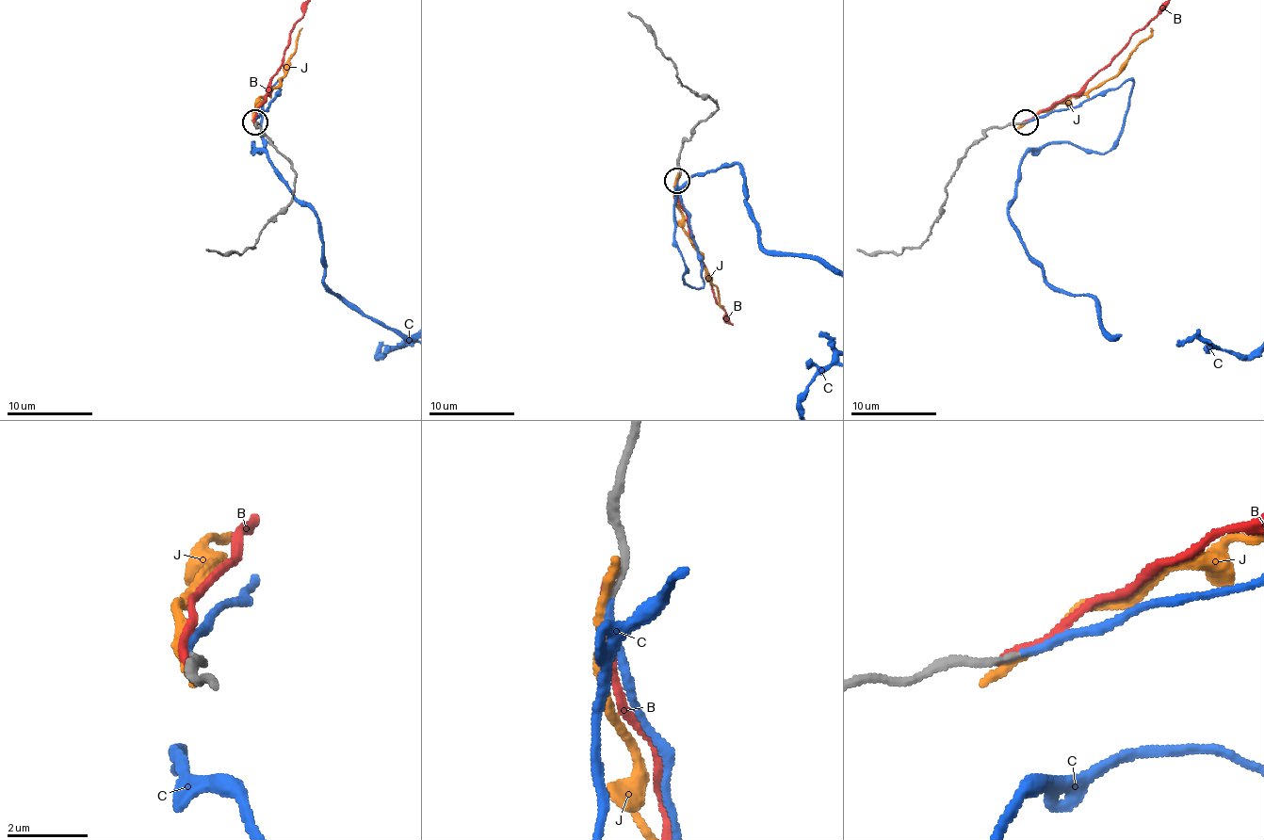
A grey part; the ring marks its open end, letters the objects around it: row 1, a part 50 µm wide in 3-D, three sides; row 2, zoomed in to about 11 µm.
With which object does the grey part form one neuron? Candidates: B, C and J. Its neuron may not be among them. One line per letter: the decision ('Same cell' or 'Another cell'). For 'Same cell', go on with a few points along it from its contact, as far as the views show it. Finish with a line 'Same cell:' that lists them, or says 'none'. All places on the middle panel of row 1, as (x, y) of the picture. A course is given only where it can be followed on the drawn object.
B: Another cell
C: Same cell
J: Another cell
Same cell: C

